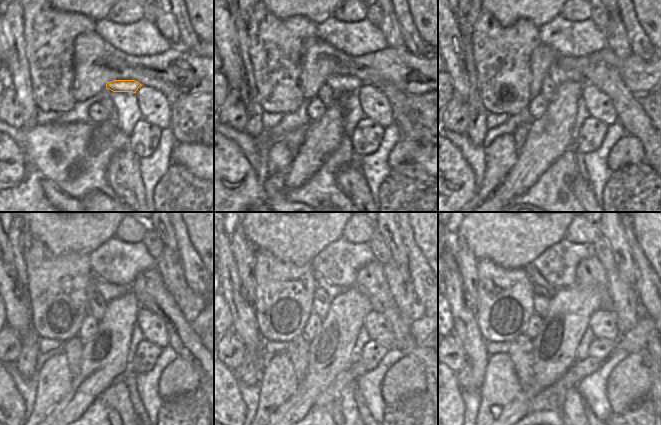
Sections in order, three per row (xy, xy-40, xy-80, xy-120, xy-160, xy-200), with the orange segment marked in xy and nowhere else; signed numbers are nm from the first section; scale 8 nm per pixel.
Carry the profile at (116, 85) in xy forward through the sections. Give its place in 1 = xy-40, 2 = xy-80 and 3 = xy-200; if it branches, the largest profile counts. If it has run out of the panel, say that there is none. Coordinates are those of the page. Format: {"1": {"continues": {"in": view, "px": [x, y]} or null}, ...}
{"1": {"continues": {"in": "xy-40", "px": [336, 84]}}, "2": {"continues": {"in": "xy-80", "px": [556, 76]}}, "3": {"continues": {"in": "xy-200", "px": [543, 292]}}}

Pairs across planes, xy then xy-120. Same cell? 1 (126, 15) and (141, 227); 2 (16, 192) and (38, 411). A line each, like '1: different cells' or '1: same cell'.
1: same cell
2: different cells

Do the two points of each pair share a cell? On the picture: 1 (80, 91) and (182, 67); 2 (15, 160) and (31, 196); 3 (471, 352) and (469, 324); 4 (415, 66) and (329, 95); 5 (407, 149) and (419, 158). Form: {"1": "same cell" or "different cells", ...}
{"1": "same cell", "2": "same cell", "3": "same cell", "4": "different cells", "5": "different cells"}

